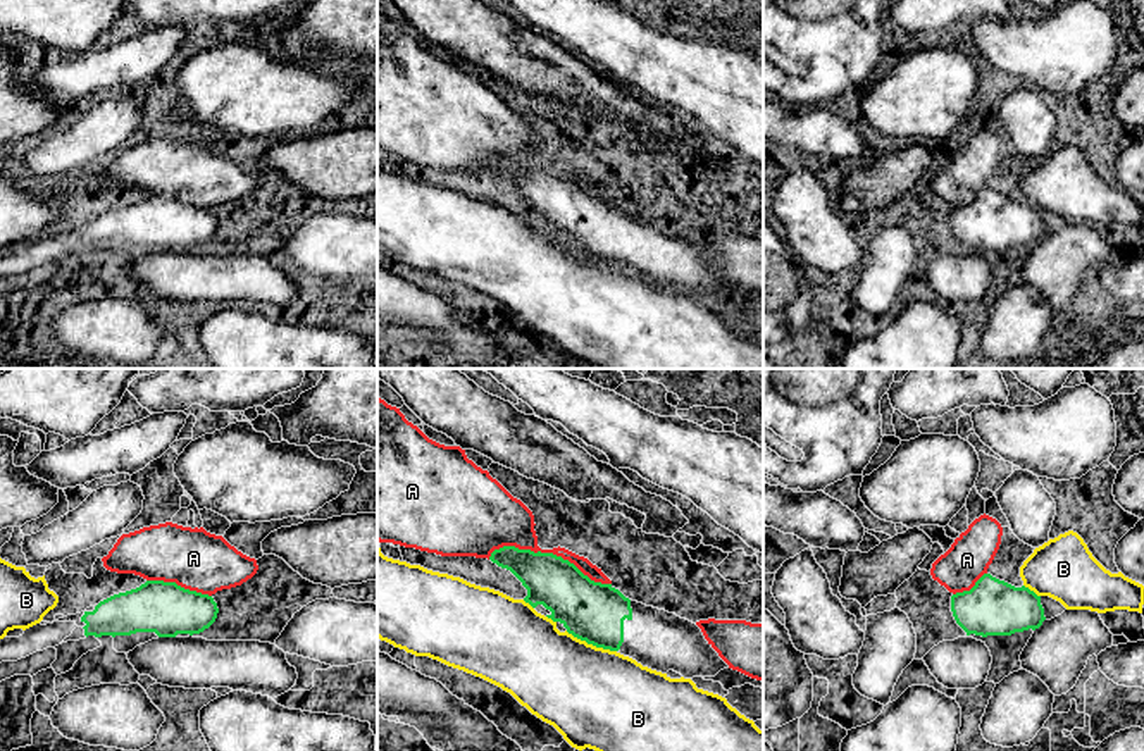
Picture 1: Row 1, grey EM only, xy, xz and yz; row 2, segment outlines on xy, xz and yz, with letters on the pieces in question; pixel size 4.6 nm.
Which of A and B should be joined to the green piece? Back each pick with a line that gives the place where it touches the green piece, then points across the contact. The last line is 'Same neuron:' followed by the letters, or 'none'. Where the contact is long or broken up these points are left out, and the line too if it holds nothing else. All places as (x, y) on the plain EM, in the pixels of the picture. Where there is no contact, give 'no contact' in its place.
Same neuron: none

